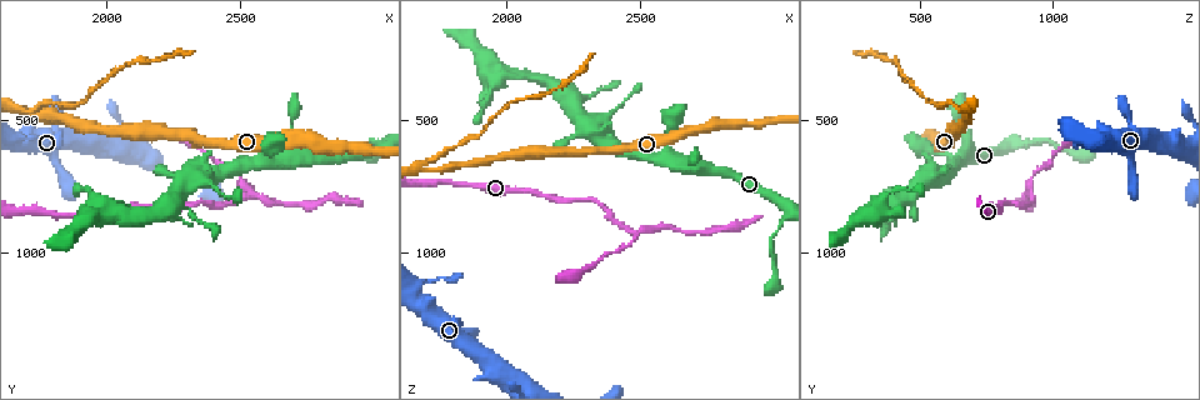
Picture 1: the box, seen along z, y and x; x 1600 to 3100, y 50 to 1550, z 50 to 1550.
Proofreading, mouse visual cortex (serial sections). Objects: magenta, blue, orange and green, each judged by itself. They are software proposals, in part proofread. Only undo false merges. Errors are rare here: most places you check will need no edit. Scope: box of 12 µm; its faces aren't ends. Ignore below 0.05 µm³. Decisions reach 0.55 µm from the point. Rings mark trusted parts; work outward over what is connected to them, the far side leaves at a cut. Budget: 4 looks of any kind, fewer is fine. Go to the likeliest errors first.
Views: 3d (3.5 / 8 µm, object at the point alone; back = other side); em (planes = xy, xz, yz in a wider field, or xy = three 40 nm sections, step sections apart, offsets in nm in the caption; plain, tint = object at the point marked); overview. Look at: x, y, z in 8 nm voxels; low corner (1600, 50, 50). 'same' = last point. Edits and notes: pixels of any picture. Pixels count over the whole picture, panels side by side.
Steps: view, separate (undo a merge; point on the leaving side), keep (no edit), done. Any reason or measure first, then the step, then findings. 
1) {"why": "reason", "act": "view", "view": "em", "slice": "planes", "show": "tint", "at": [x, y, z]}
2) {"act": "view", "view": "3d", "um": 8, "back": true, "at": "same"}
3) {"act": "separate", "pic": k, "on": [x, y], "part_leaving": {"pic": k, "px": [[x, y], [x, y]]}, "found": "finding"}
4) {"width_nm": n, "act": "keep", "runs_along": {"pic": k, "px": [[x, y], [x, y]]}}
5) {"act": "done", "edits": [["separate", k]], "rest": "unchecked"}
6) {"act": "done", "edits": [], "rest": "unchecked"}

{"act": "view", "view": "3d", "um": 3.5, "at": [2470, 800, 920]}

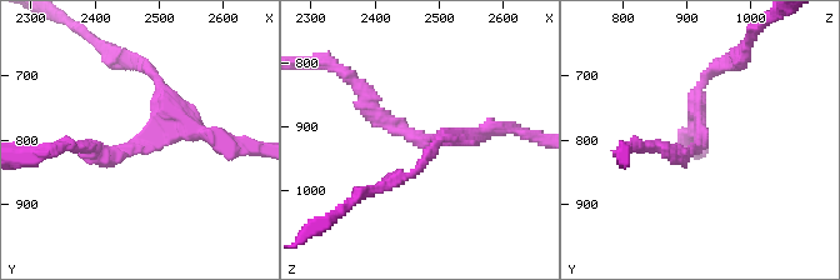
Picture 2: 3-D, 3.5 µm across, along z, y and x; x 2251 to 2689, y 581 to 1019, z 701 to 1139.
{"arms": 3, "arm_widths_nm": [200, 200, 200], "act": "view", "view": "em", "slice": "xy", "step": 3, "show": "tint", "at": [2470, 810, 915]}

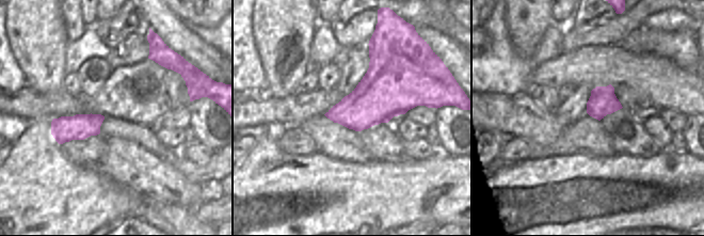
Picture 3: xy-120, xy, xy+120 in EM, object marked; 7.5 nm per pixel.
{"width_nm": 360, "act": "keep", "runs_along": {"pic": 2, "px": [[84, 145], [141, 145], [169, 115], [156, 76]]}, "found": "all the same cell"}

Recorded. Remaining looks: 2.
{"why": "arms part here", "act": "view", "view": "3d", "um": 3.5, "at": [2260, 800, 430]}

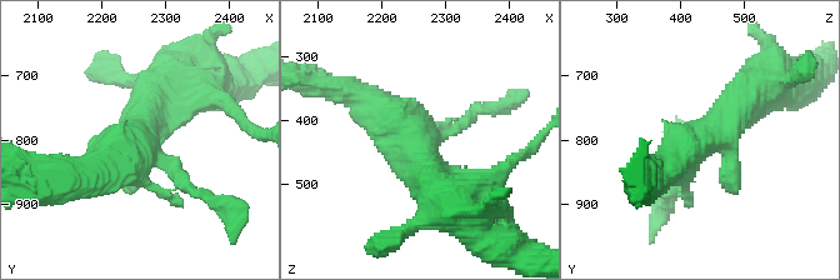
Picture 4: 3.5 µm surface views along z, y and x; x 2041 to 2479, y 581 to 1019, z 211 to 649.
{"act": "view", "view": "em", "slice": "xy", "step": 5, "show": "tint", "at": [2250, 795, 425]}

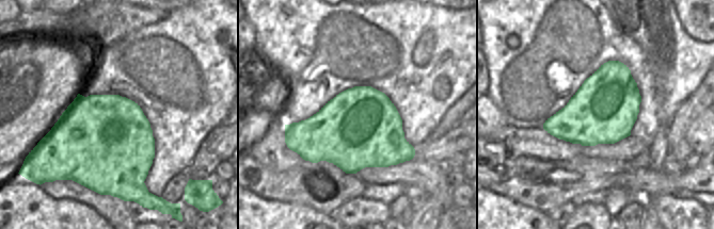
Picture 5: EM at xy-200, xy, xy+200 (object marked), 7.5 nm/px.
{"act": "keep", "runs_along": {"pic": 4, "px": [[755, 88], [653, 180]]}, "found": "one cell here"}

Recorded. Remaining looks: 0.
{"act": "done", "edits": [], "rest": "unchecked"}

